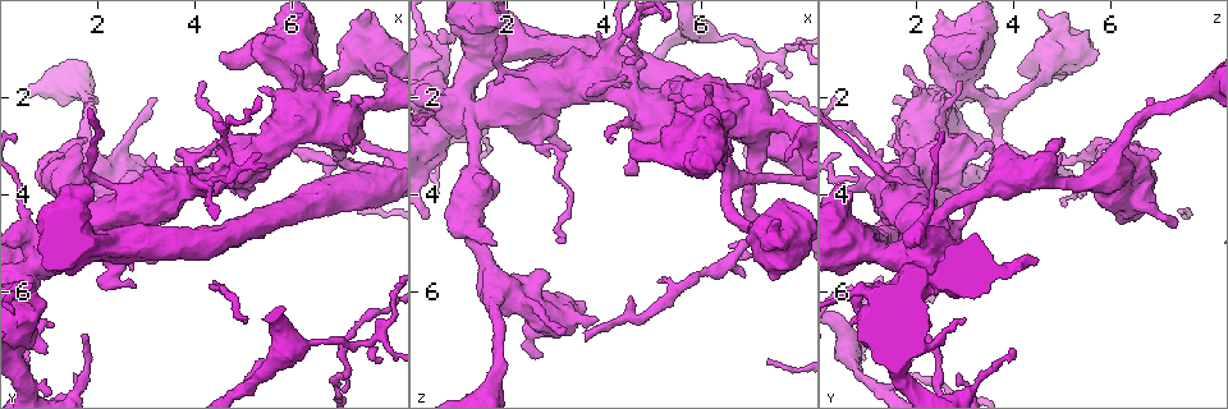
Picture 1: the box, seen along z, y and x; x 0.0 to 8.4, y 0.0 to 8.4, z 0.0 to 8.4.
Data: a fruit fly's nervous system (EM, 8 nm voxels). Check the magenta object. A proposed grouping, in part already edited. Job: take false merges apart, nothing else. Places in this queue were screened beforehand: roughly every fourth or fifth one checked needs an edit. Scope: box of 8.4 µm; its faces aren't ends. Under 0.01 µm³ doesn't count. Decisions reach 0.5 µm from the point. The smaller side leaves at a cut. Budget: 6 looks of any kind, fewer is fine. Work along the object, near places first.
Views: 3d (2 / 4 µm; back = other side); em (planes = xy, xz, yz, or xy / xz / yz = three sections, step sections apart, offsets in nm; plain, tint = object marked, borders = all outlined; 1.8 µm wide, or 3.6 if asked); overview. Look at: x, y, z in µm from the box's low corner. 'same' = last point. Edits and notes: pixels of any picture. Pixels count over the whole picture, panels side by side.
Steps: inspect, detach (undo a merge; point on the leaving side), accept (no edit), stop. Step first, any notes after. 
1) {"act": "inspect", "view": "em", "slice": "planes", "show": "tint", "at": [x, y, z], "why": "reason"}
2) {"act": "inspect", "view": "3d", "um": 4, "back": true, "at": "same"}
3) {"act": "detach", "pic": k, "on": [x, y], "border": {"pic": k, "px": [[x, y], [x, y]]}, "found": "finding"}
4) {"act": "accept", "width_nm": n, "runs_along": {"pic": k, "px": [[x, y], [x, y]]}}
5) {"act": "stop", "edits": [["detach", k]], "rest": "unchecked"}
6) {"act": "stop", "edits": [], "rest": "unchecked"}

{"act": "inspect", "view": "em", "um": 3.6, "slice": "planes", "show": "borders", "at": [6.20, 1.60, 2.85], "why": "sharp bend"}

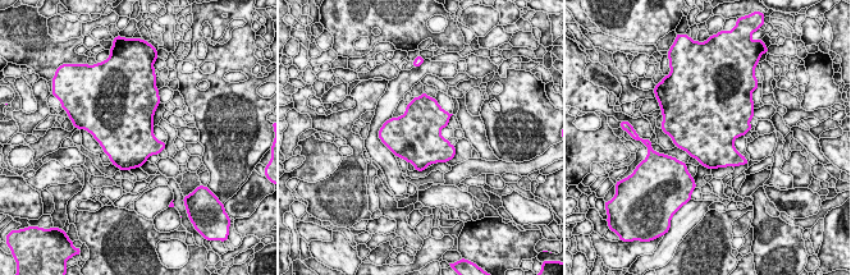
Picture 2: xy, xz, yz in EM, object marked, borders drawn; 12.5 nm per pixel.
{"act": "accept", "found": "one cell here"}

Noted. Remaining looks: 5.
{"act": "inspect", "view": "3d", "um": 2, "at": [7.60, 3.15, 3.60], "why": "closes a loop"}

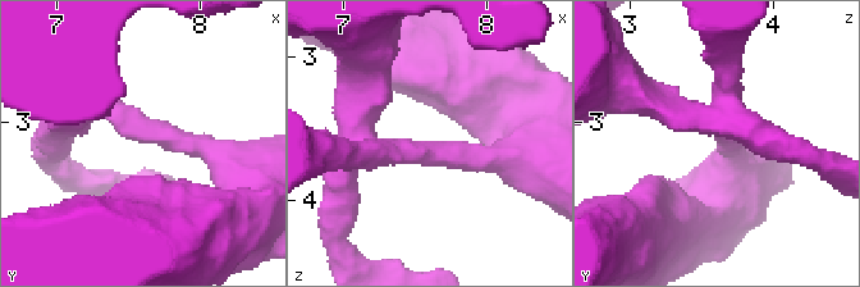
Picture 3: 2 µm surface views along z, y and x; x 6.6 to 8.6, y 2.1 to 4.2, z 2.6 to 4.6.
{"act": "inspect", "view": "em", "slice": "xz", "step": 4, "show": "tint", "at": [7.62, 3.08, 3.62]}

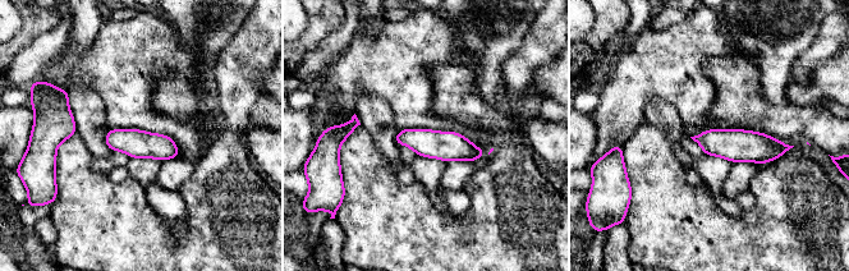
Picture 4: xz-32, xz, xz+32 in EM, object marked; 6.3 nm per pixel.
{"act": "inspect", "view": "em", "slice": "planes", "show": "tint", "at": "same"}

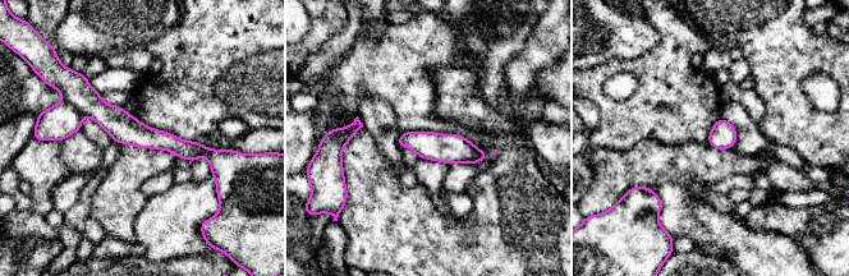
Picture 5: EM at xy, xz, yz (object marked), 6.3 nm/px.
{"act": "accept", "found": "continuous, no second cell"}

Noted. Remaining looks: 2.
{"act": "inspect", "view": "em", "um": 3.6, "slice": "xz", "step": 16, "show": "tint", "at": [3.95, 3.85, 1.35]}

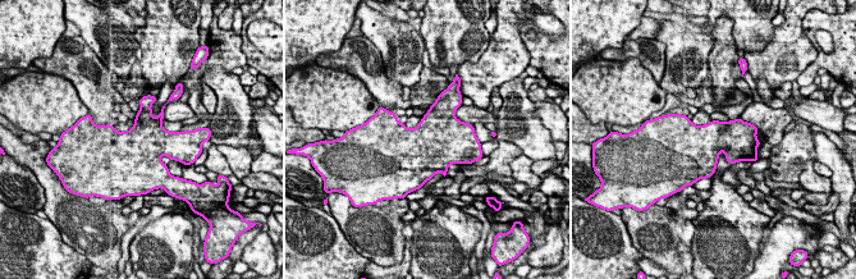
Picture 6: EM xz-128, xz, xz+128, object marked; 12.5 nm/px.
{"act": "inspect", "view": "em", "um": 3.6, "slice": "planes", "show": "tint", "at": "same"}

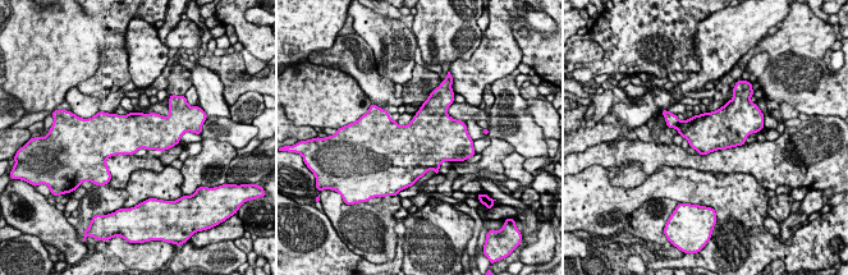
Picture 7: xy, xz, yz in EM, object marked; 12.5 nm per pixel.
{"act": "accept", "width_nm": 480, "found": "one cell here"}

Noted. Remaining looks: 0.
{"act": "stop", "edits": [], "rest": "unchecked"}

